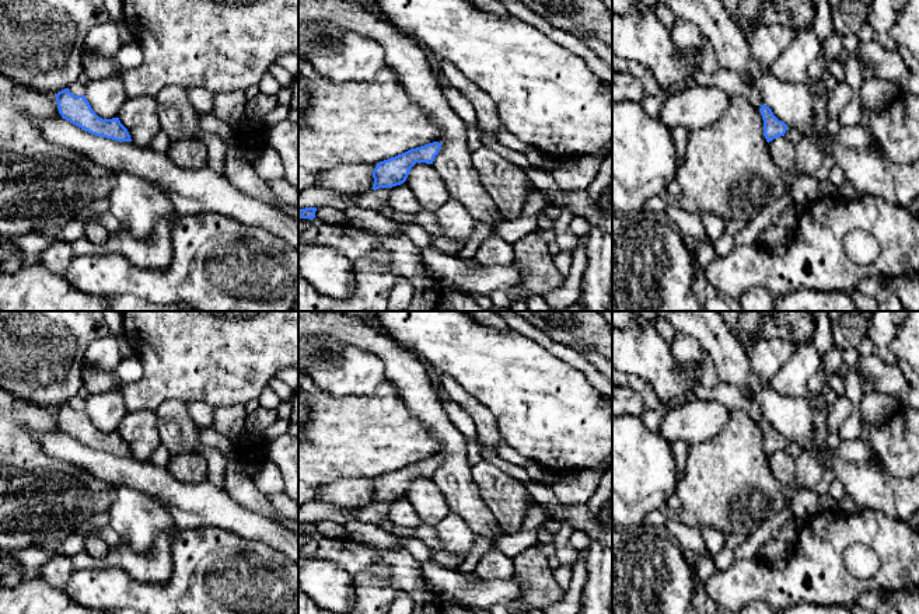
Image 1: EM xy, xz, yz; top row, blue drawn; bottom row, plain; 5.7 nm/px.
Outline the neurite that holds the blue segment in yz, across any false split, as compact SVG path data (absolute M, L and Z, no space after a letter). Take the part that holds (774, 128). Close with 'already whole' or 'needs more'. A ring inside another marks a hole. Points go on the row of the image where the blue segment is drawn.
M765 104L761 105L759 112L763 119L763 136L768 143L776 137L785 136L787 125L779 121L769 107L766 107Z | already whole

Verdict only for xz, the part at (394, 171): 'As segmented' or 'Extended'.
As segmented

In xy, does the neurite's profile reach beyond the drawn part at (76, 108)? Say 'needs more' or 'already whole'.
already whole

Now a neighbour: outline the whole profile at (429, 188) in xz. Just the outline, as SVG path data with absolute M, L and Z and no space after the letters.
M416 163L410 168L405 184L415 193L422 209L431 213L450 199L444 181L433 164Z

